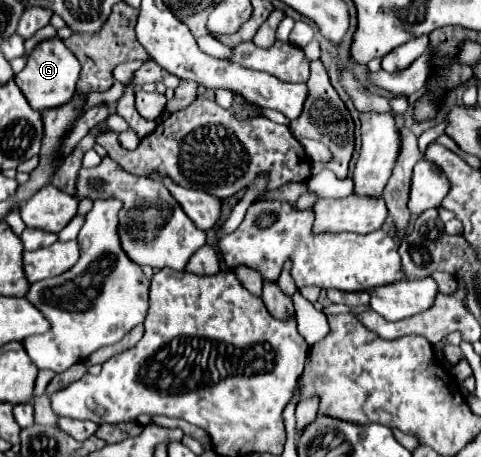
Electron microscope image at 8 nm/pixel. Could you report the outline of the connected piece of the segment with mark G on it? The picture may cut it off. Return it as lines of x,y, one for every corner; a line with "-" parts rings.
54,37
38,43
36,49
28,55
26,67
16,75
16,85
22,89
32,109
46,111
72,101
76,91
76,81
80,79
80,69
82,67
78,59
72,55
72,51
68,51
68,47
58,37

